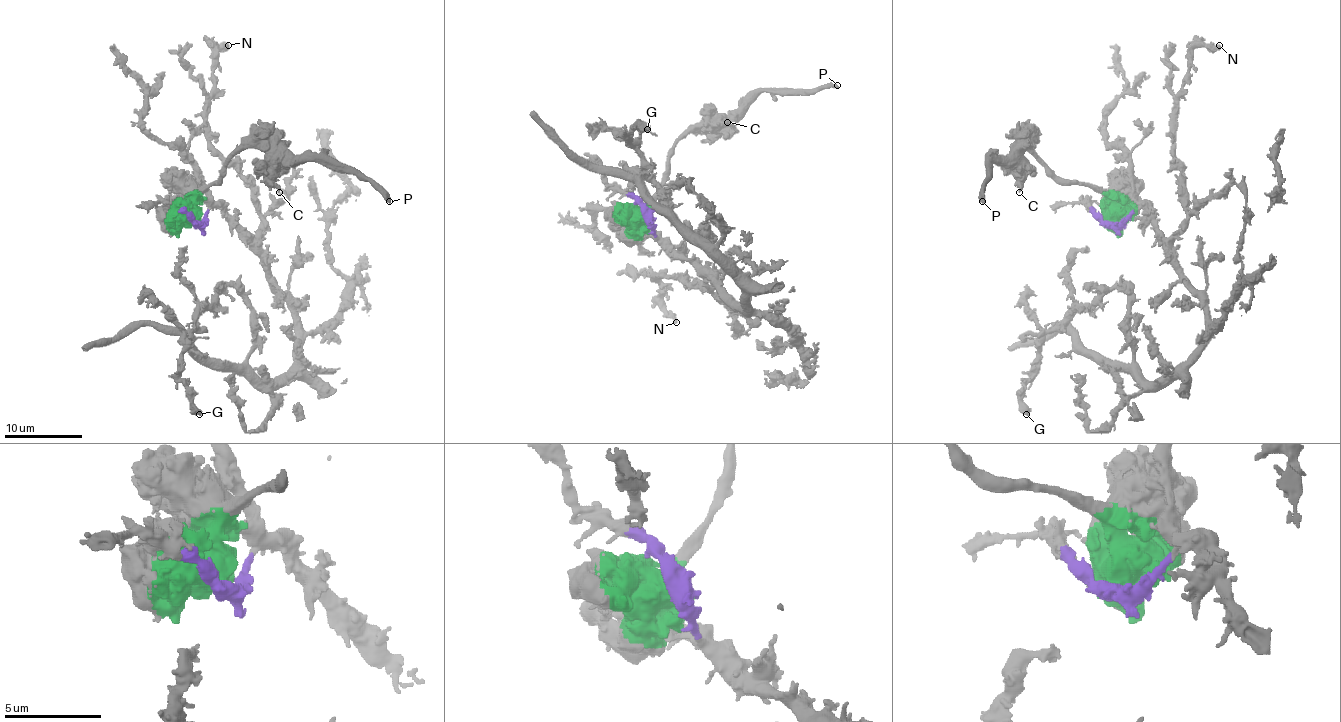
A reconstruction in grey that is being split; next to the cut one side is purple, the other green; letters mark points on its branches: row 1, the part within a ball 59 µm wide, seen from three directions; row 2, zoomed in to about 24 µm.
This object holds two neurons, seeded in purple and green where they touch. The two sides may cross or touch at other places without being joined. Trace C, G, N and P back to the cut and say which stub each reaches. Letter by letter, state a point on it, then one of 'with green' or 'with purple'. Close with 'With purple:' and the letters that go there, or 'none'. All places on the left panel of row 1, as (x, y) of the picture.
C: (279, 192) | with green
G: (199, 414) | with purple
N: (228, 45) | with purple
P: (389, 201) | with green
With purple: G, N

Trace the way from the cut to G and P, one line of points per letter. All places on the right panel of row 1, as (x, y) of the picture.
G: (1111, 221), (1146, 211), (1206, 341), (1148, 382), (1131, 295), (1107, 289), (1044, 335), (1026, 414)
P: (1111, 221), (1105, 198), (1084, 184), (1059, 180), (1024, 148), (987, 161), (982, 202)

